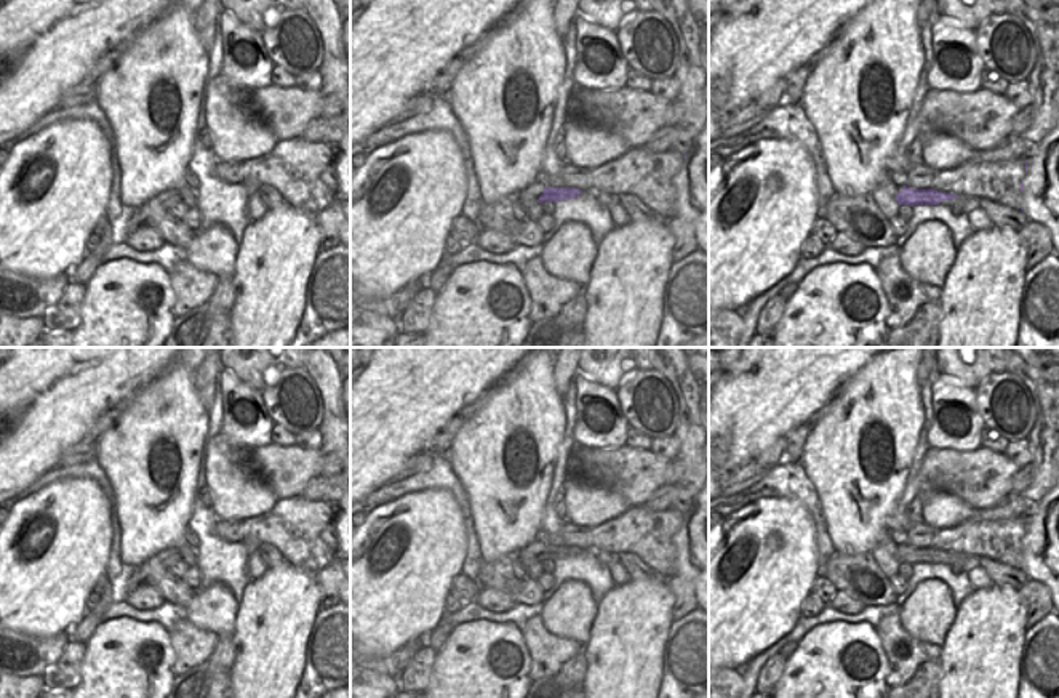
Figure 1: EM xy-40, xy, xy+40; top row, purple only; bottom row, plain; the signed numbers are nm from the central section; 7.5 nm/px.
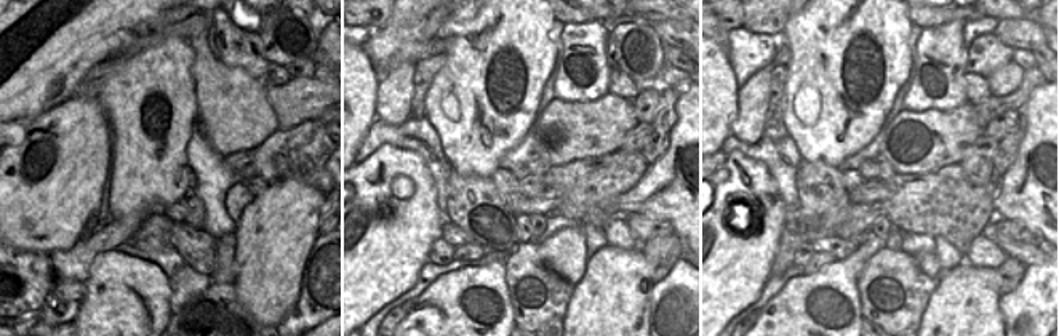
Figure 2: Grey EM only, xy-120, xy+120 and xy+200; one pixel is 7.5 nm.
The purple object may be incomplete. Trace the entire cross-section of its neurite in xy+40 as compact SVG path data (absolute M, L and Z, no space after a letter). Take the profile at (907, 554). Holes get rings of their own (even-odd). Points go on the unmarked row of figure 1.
M1027 519L966 520L952 528L941 528L928 548L904 548L896 552L899 564L939 564L958 552L990 557L1014 570L1022 570Z

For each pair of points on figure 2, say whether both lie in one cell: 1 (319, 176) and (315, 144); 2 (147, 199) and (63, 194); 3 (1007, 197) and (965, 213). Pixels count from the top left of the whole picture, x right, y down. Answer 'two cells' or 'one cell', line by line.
1: one cell
2: two cells
3: two cells

